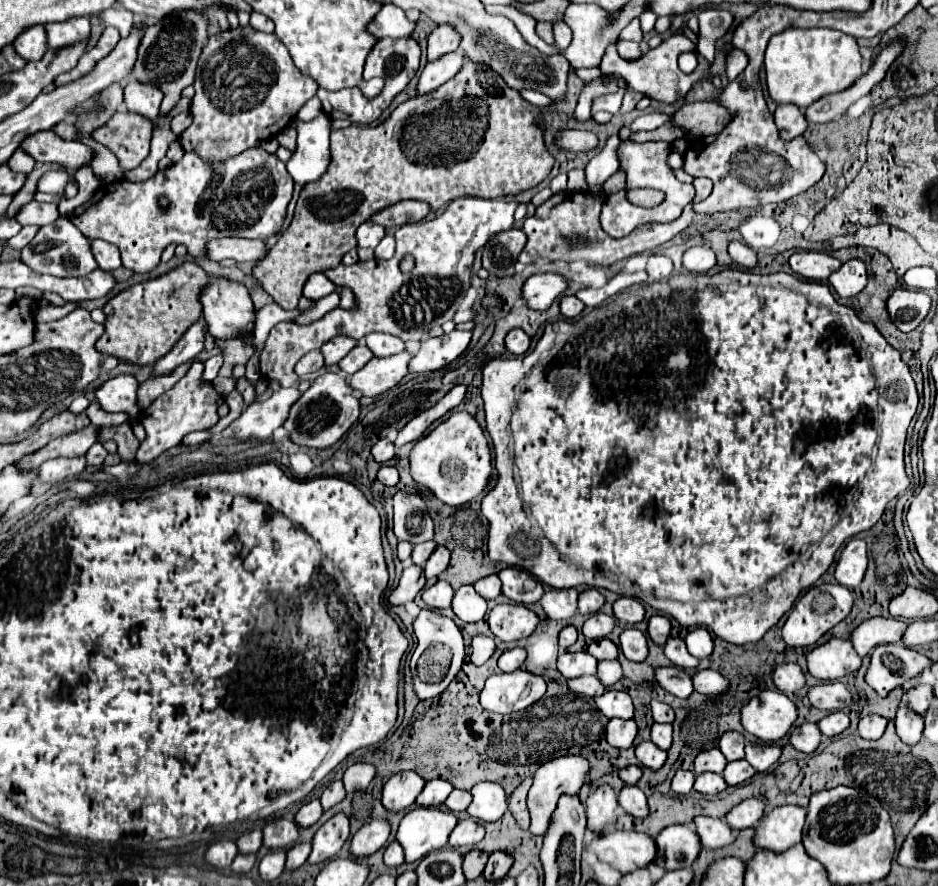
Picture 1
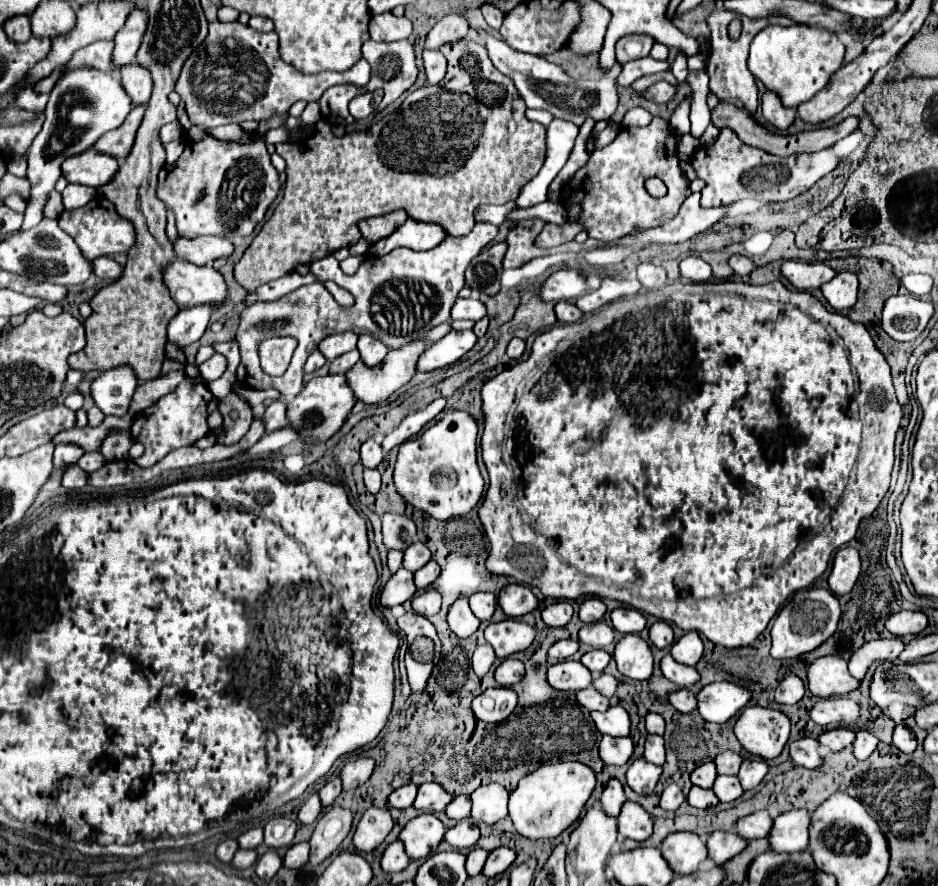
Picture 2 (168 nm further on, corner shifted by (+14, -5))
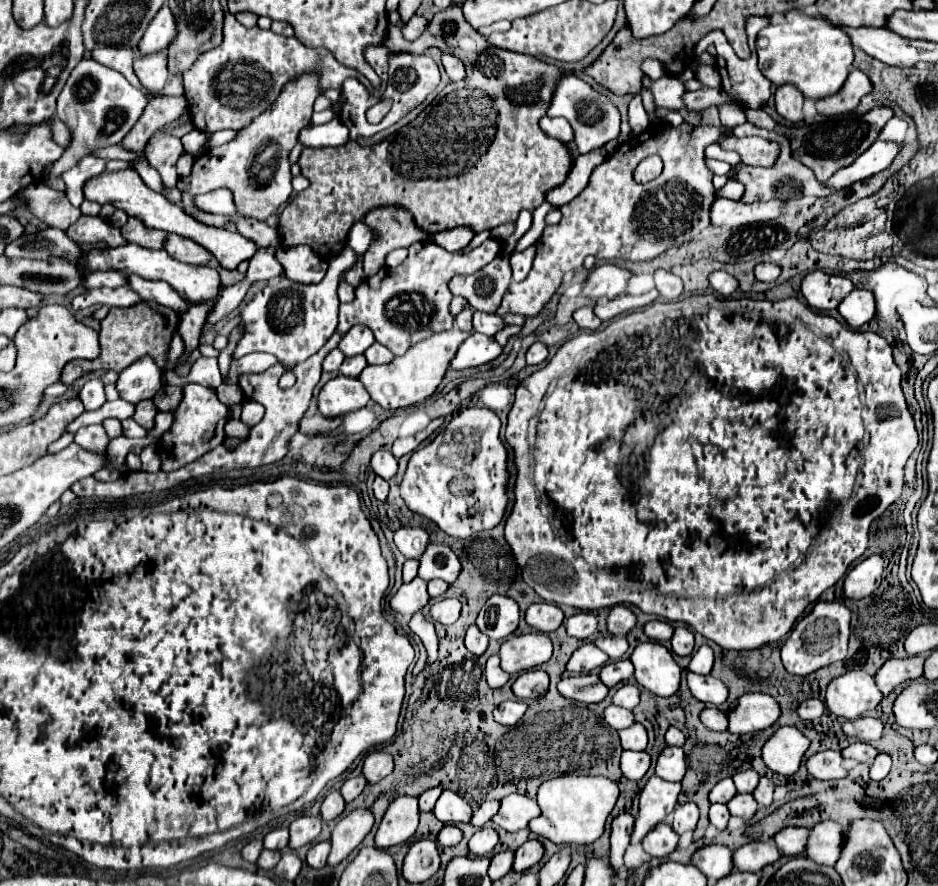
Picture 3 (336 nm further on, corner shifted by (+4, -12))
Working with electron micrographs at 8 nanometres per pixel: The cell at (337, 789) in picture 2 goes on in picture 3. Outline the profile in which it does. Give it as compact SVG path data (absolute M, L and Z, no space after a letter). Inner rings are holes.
M356 776L356 778L348 778L342 788L340 788L340 794L344 798L344 802L352 802L366 786L366 780L362 776Z

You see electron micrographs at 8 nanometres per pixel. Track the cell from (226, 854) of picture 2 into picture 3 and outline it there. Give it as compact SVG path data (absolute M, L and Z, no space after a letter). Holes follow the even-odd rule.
M252 840L242 848L242 858L248 862L256 862L260 852L262 852L262 840Z

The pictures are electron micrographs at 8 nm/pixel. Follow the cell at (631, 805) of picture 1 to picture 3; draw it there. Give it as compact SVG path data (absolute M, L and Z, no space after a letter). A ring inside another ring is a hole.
M664 822L658 828L654 828L654 832L650 832L650 836L642 838L644 850L656 858L662 858L662 856L668 856L670 852L674 852L676 844L678 844L678 834Z

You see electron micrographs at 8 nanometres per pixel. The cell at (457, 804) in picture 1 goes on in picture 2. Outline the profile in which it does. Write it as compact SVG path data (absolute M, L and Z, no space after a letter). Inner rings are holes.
M458 795L458 797L454 797L452 805L448 805L446 815L452 817L452 819L456 819L456 821L466 819L466 817L470 817L471 805L472 803L469 796Z

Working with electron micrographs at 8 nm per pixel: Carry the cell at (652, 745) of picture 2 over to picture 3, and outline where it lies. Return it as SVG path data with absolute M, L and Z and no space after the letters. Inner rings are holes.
M666 746L656 762L656 776L660 776L662 780L670 780L670 782L680 782L684 778L686 772L686 760L684 760L684 752L678 746Z

